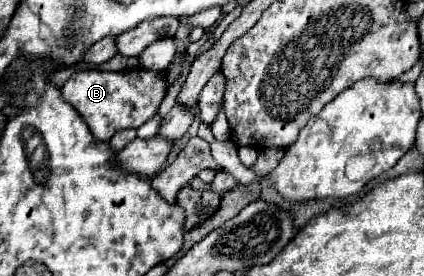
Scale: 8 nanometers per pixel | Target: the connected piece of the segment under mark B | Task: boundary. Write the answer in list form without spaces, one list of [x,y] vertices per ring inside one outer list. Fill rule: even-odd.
[[[135,68],[129,72],[105,72],[105,70],[77,70],[61,88],[63,100],[69,102],[87,122],[93,138],[99,142],[109,142],[111,136],[125,128],[139,128],[149,118],[155,116],[163,96],[167,90],[167,82],[161,74]]]

